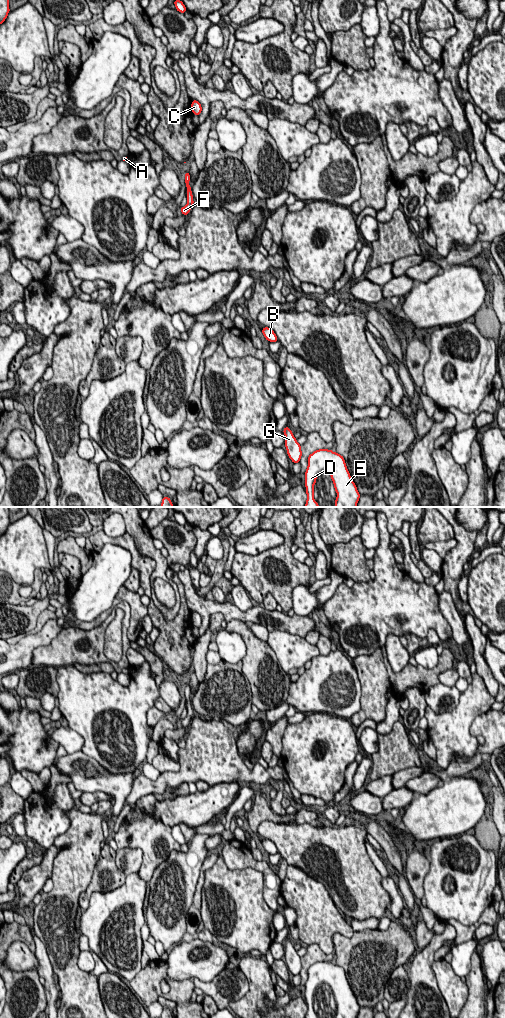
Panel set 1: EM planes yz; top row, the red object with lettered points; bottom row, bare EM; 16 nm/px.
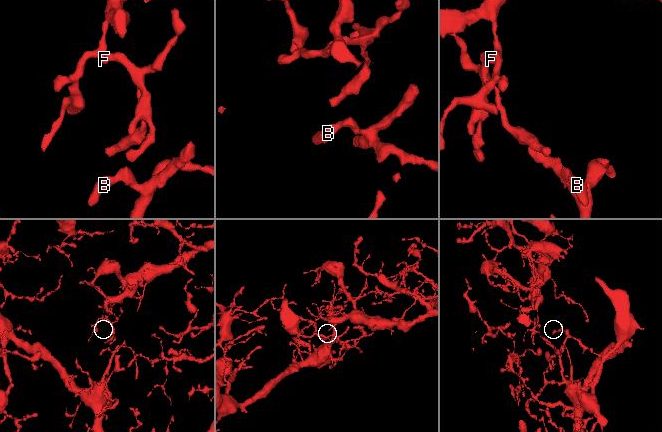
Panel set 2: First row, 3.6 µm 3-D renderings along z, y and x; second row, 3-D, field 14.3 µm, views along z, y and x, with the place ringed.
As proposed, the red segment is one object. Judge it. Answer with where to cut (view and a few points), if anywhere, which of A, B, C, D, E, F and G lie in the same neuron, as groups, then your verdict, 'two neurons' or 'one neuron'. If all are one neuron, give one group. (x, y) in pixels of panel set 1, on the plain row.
cut none; groups A B C D E F G; one neuron

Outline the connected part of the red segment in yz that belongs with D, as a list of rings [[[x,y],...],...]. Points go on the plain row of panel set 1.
[[[318,961],[308,968],[305,983],[305,999],[307,1012],[305,1018],[319,1018],[314,1011],[314,996],[318,987],[329,985],[333,993],[337,1009],[335,1018],[357,1018],[360,1005],[347,981],[345,971],[331,961]]]

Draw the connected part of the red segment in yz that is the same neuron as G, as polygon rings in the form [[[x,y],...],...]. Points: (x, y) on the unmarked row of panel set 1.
[[[288,938],[283,941],[283,945],[285,947],[284,955],[288,969],[293,975],[299,975],[302,969],[301,957],[297,954],[297,951]]]

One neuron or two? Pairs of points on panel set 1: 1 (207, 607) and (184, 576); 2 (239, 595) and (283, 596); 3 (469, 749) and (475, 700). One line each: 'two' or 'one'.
1: one
2: two
3: one

